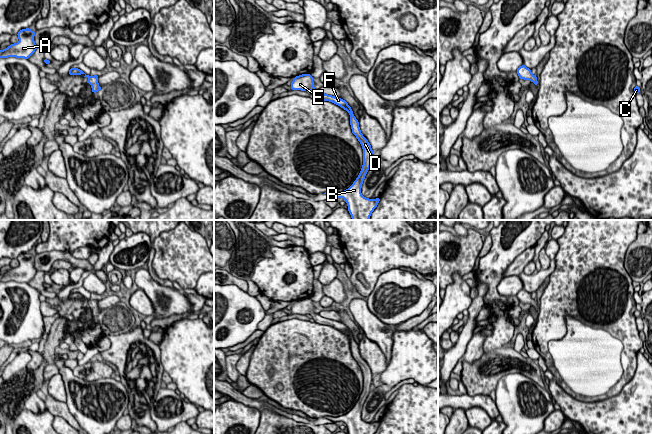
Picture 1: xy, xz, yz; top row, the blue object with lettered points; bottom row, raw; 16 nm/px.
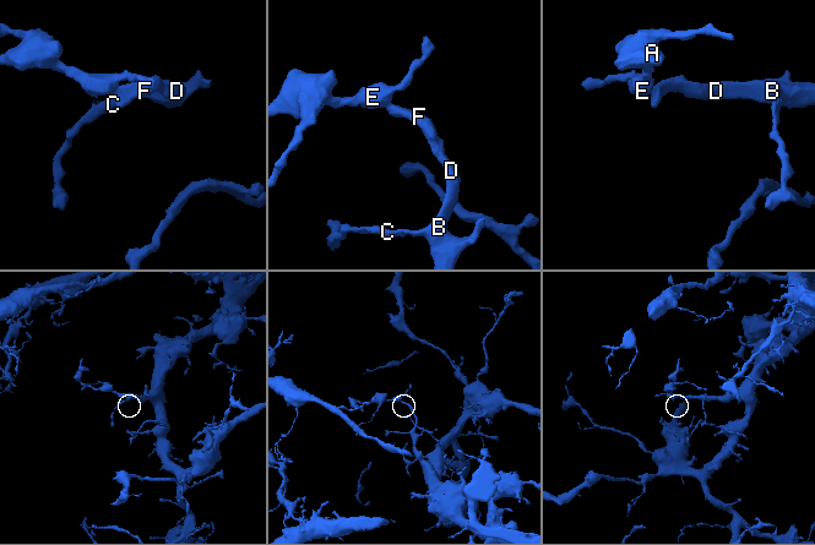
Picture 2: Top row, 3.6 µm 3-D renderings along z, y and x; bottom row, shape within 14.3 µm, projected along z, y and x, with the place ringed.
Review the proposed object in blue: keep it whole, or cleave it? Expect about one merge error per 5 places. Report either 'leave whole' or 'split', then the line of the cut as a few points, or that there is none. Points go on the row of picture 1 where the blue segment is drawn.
leave whole; no cut

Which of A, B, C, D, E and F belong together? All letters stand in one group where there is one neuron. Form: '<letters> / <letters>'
A B C D E F

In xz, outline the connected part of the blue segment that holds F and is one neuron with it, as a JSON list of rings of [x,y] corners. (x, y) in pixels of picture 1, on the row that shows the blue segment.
[[[302,74],[296,76],[293,79],[290,87],[292,90],[309,90],[312,92],[316,99],[332,102],[346,110],[350,114],[350,125],[352,133],[356,136],[363,149],[363,166],[353,184],[345,191],[339,193],[325,192],[324,194],[334,199],[340,197],[344,198],[348,205],[348,211],[352,220],[369,220],[372,212],[380,201],[380,198],[371,200],[369,198],[363,197],[361,194],[363,180],[365,179],[365,176],[372,162],[373,150],[371,145],[361,133],[358,119],[355,118],[353,111],[348,103],[339,97],[328,95],[320,92],[319,90],[316,90],[313,85],[313,77],[310,74]]]

